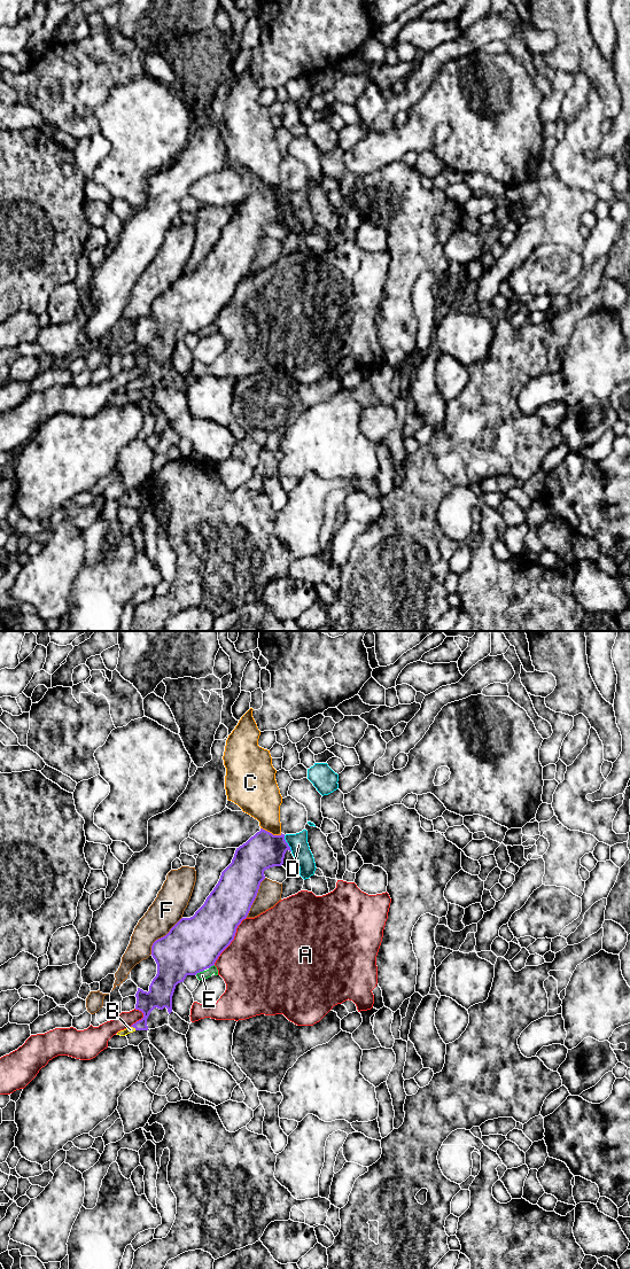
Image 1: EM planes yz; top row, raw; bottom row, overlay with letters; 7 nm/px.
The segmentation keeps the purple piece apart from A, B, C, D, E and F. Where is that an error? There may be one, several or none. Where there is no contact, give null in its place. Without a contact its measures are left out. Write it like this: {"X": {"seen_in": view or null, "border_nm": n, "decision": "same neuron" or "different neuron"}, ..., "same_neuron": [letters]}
{"A": {"seen_in": "yz", "border_nm": 400, "decision": "different neuron"}, "B": {"seen_in": "yz", "border_nm": 50, "decision": "same neuron"}, "C": {"seen_in": "yz", "border_nm": 160, "decision": "different neuron"}, "D": {"seen_in": "yz", "border_nm": 130, "decision": "different neuron"}, "E": {"seen_in": "yz", "border_nm": 70, "decision": "different neuron"}, "F": {"seen_in": "yz", "border_nm": 340, "decision": "different neuron"}, "same_neuron": ["B"]}

